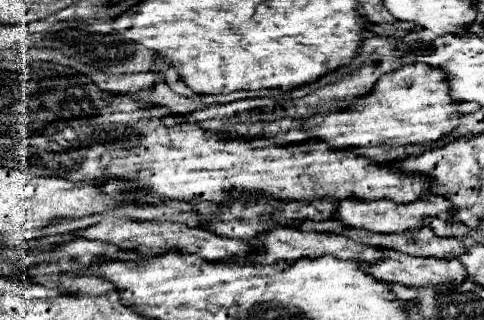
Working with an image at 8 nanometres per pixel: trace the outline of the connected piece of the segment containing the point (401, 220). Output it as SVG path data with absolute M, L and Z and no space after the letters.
M438 194L424 196L424 198L418 198L416 202L408 202L408 204L388 202L386 198L384 200L374 200L374 202L360 200L360 198L346 198L346 200L340 200L338 208L336 208L336 220L340 220L342 224L352 226L352 228L364 228L364 230L370 230L370 232L384 232L384 234L416 230L416 228L424 226L422 220L426 216L438 216L442 220L450 220L448 200L438 196Z

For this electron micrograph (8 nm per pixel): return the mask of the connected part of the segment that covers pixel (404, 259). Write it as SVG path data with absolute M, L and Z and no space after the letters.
M380 248L380 252L382 260L366 264L366 270L384 282L398 282L406 286L438 286L468 278L464 266L456 258L422 258L384 248Z

